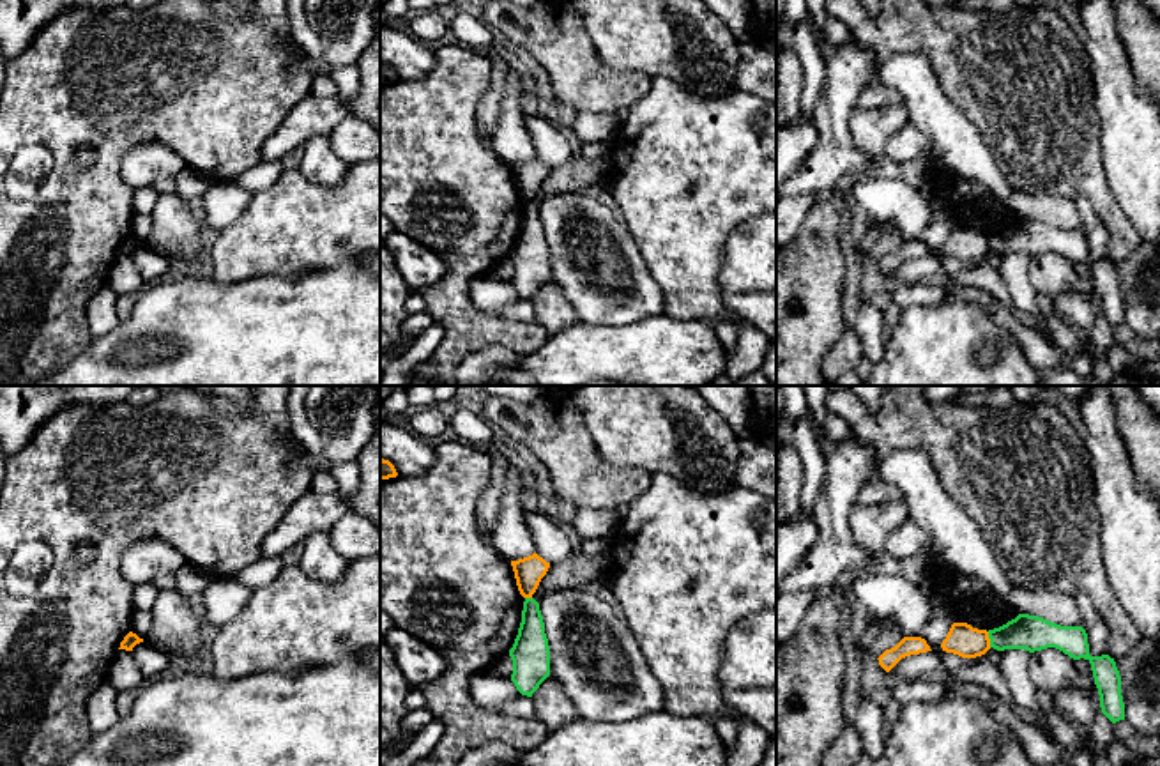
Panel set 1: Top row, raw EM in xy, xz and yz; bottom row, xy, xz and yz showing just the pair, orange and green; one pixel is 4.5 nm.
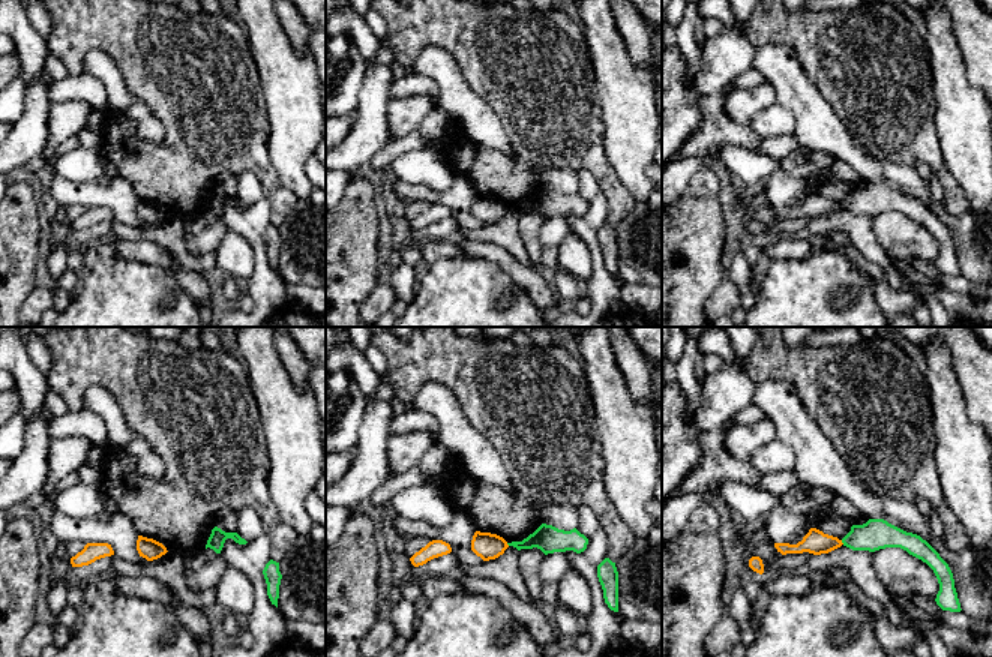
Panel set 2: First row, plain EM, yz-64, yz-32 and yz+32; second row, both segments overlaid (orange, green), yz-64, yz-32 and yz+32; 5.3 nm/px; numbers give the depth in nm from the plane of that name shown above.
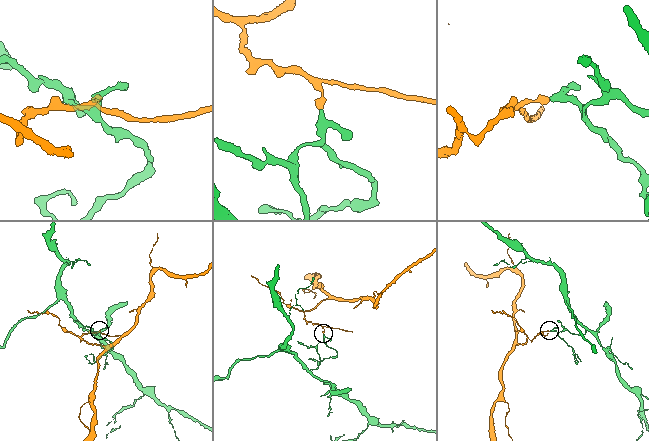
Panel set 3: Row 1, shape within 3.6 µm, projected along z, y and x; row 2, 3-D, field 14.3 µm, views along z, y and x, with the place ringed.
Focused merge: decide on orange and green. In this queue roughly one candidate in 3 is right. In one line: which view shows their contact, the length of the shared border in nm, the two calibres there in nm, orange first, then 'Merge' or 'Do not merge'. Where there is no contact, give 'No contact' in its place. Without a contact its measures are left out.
Touches orange in yz. Shared border 70 nm. Thickness 150 nm (orange) against 160 nm. Do not merge

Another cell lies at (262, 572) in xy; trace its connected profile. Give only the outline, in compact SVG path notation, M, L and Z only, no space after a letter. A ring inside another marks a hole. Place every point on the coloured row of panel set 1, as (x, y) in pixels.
M281 555L260 557L258 561L242 568L232 578L251 589L258 589L258 587L271 584L283 568L285 568L285 563L283 563Z

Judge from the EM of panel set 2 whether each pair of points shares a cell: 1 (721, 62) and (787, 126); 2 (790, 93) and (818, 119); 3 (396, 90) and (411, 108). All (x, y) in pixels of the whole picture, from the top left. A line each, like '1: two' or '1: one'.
1: two
2: one
3: two

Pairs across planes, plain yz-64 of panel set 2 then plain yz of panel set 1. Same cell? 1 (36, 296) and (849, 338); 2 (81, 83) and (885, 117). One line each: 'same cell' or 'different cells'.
1: same cell
2: different cells

